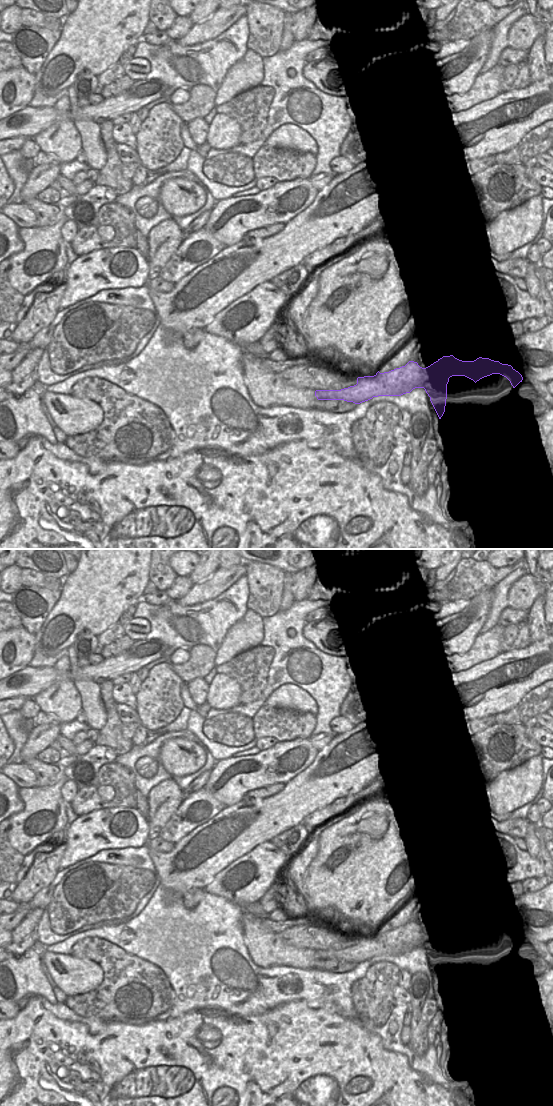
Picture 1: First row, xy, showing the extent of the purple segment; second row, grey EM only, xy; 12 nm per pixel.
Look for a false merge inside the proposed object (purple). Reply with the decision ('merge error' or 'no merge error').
merge error

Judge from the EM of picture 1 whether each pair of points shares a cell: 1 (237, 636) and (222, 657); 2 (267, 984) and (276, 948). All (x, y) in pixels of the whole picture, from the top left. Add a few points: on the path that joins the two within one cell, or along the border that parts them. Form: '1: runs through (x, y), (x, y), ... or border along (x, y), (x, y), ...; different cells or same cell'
1: runs through (236, 641), (226, 652); same cell
2: border along (250, 957), (260, 967), (290, 966), (295, 968); different cells

